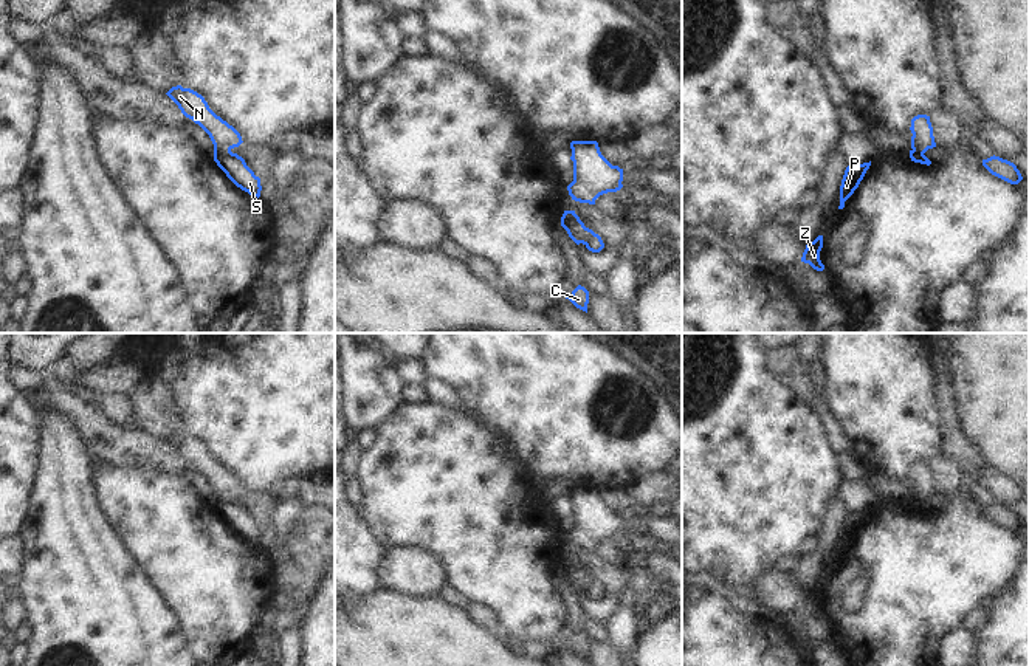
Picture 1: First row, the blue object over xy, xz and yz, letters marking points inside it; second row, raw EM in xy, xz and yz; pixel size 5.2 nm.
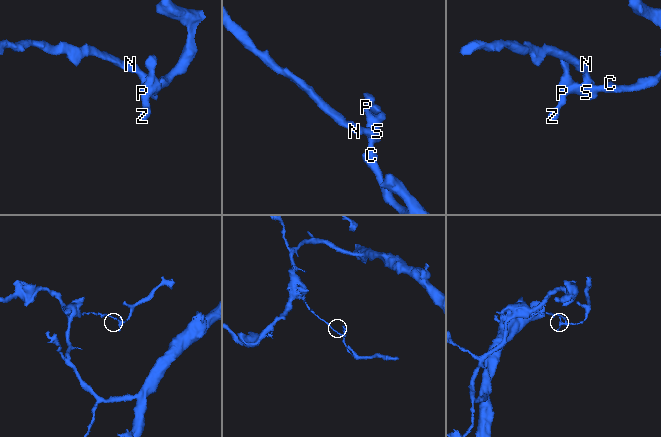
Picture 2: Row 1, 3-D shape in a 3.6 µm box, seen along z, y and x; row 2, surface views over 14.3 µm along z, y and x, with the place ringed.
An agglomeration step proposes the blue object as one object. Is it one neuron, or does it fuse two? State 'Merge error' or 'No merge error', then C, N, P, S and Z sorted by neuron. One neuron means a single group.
Merge error. Groups: C P S Z / N.

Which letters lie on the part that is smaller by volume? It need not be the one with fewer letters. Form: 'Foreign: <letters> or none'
Foreign: C, P, S, Z

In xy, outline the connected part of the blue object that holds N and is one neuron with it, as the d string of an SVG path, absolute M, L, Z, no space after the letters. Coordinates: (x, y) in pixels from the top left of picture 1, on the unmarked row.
M177 432L166 441L178 452L186 465L192 466L209 482L214 500L231 499L243 489L240 480L217 463L197 438Z

